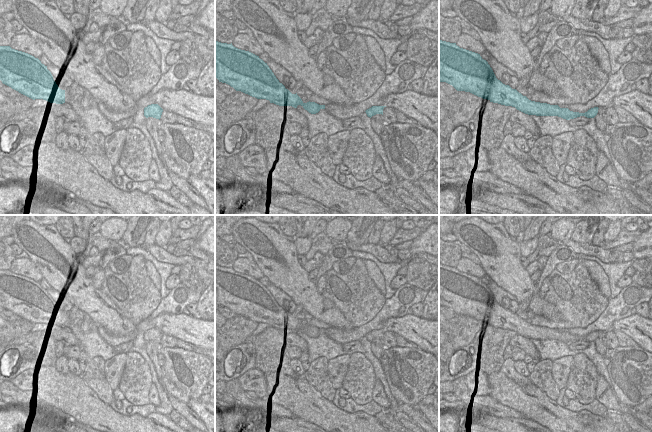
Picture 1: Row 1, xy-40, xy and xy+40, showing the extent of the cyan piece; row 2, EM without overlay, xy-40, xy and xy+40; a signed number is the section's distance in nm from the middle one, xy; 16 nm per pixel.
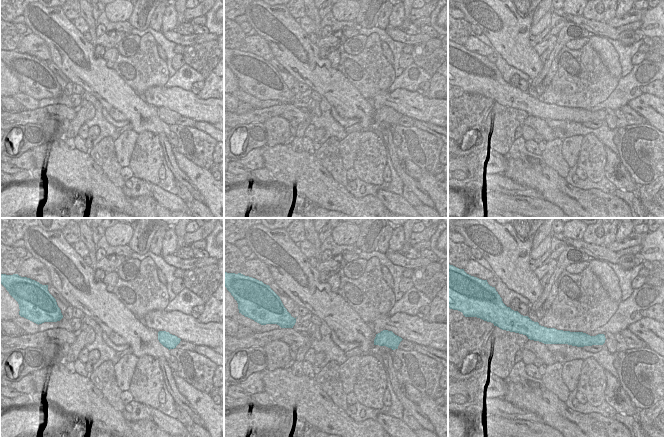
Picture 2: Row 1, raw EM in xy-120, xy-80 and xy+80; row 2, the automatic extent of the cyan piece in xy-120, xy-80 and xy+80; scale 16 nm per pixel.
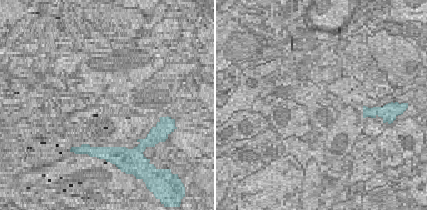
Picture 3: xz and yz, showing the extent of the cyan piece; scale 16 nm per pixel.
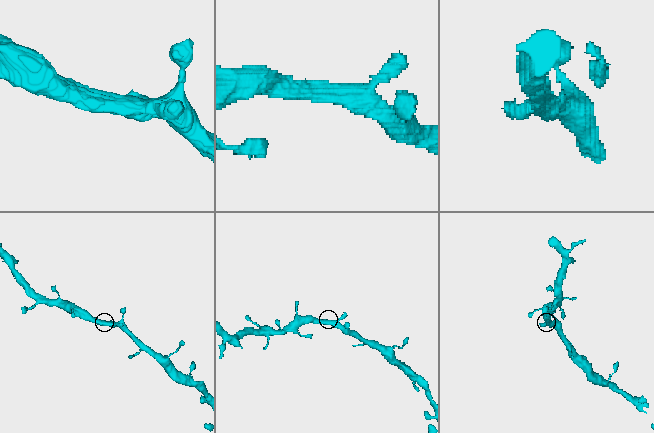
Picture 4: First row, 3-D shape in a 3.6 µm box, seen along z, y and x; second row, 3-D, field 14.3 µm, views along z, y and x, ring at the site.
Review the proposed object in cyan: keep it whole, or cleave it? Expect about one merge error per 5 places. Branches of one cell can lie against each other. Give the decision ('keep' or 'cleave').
keep

